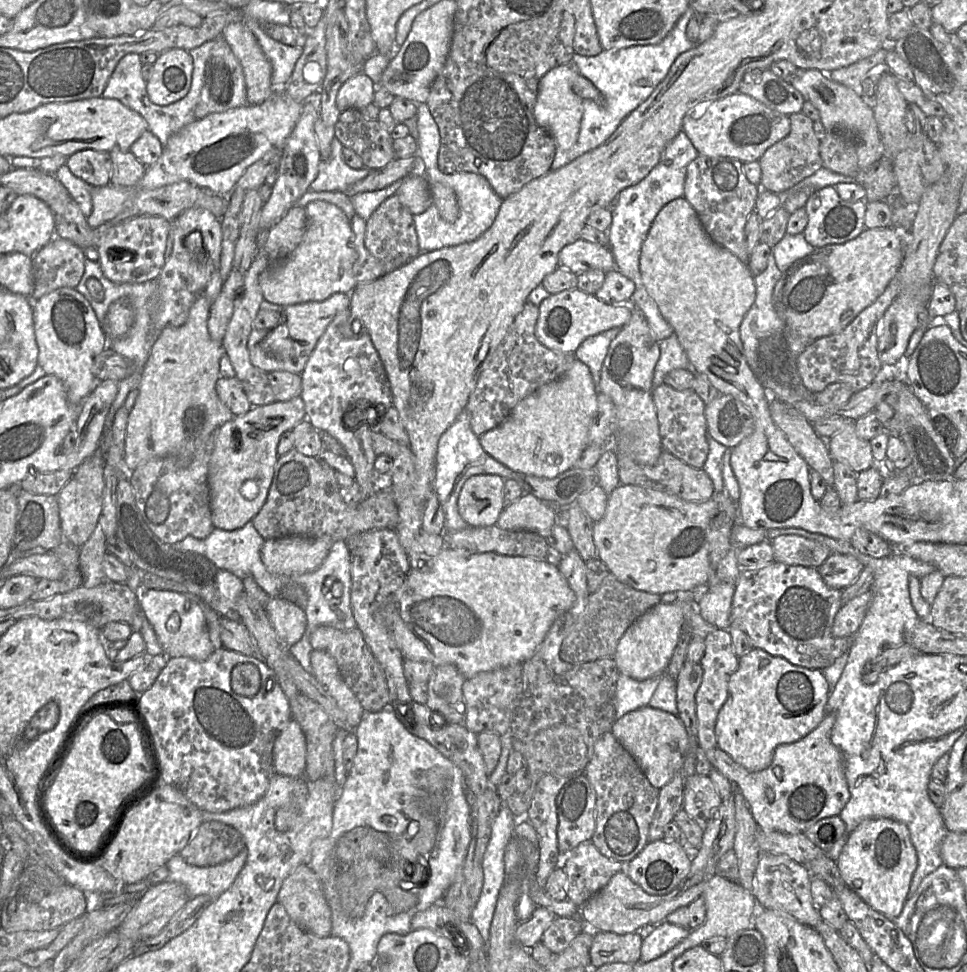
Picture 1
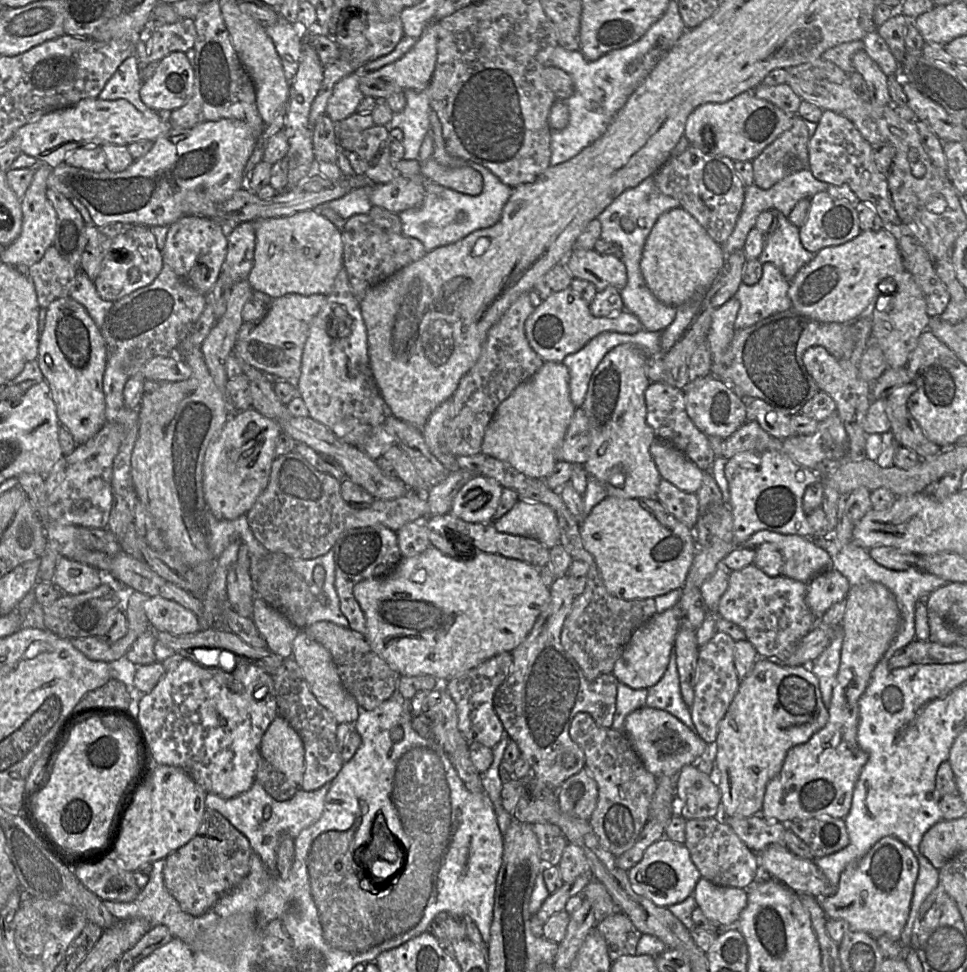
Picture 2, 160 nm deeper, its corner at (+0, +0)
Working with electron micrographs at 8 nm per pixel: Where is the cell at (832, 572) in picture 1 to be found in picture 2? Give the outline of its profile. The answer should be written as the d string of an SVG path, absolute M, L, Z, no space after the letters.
M830 567L807 583L806 605L815 617L820 618L832 605L845 600L850 586L843 574Z

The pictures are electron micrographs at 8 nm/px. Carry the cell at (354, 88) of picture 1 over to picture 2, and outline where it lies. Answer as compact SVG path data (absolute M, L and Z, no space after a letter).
M360 73L343 77L333 88L326 105L326 114L333 122L340 122L356 112L365 97L359 89Z

